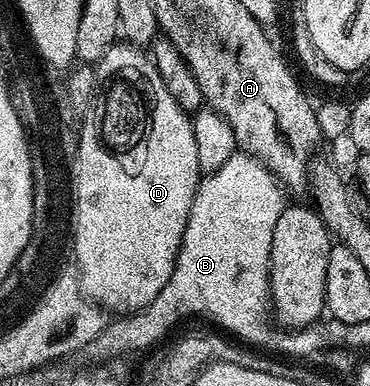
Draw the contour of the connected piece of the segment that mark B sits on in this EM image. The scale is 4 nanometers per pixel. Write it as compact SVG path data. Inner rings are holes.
M237 151L234 155L230 155L230 159L226 159L226 164L223 167L218 167L218 171L207 174L201 180L200 186L196 189L196 194L192 200L192 206L190 207L190 215L188 216L188 222L186 223L186 231L182 235L182 243L180 244L180 250L176 256L176 266L174 271L170 275L170 279L166 279L166 287L162 287L160 294L147 305L145 309L137 309L134 313L121 316L119 319L113 320L109 324L108 328L104 332L96 336L94 342L94 349L97 349L101 353L101 358L104 359L120 359L123 353L140 353L143 349L148 349L151 345L156 345L176 324L179 323L183 317L205 317L208 321L213 321L216 325L221 325L225 329L225 334L233 333L236 338L241 342L247 343L252 347L266 347L262 345L277 345L284 353L289 353L289 358L292 359L306 359L302 357L311 358L316 355L316 345L326 345L328 347L328 341L336 341L336 337L328 337L328 333L332 333L332 325L326 325L322 320L315 325L306 325L303 329L297 329L295 331L280 331L280 334L276 334L274 330L268 326L267 317L270 317L270 294L268 291L268 264L270 263L270 243L274 243L274 226L278 223L278 215L282 215L282 211L286 208L286 196L285 190L282 188L276 176L263 163L252 157L249 153L243 151Z

